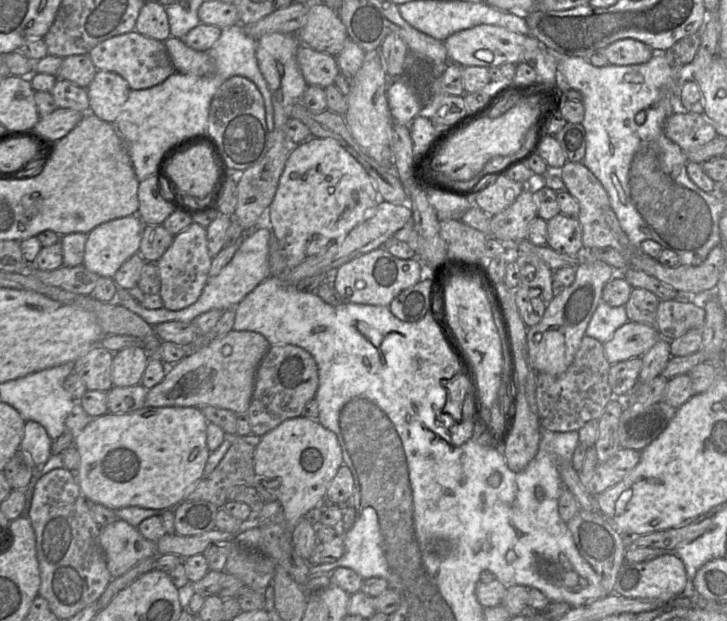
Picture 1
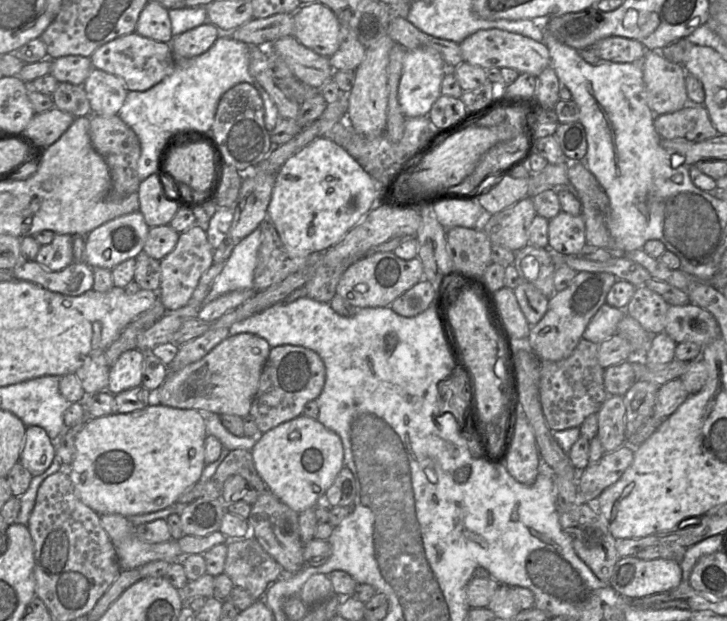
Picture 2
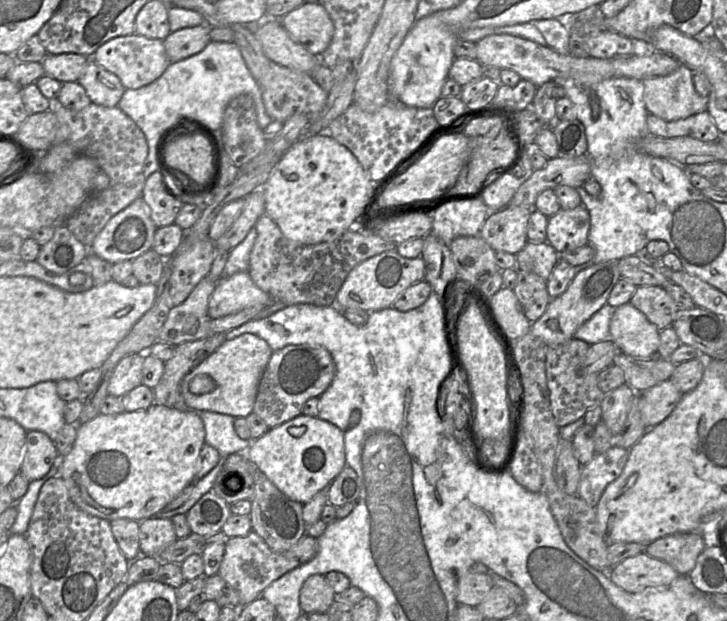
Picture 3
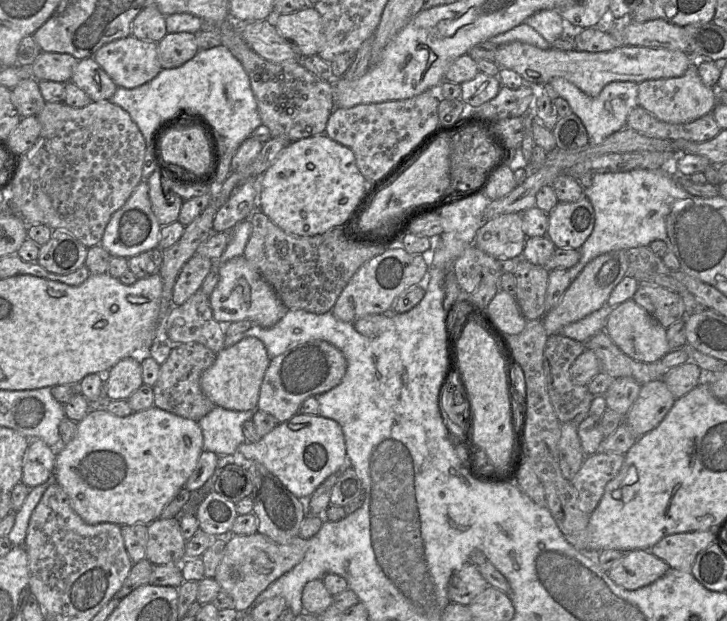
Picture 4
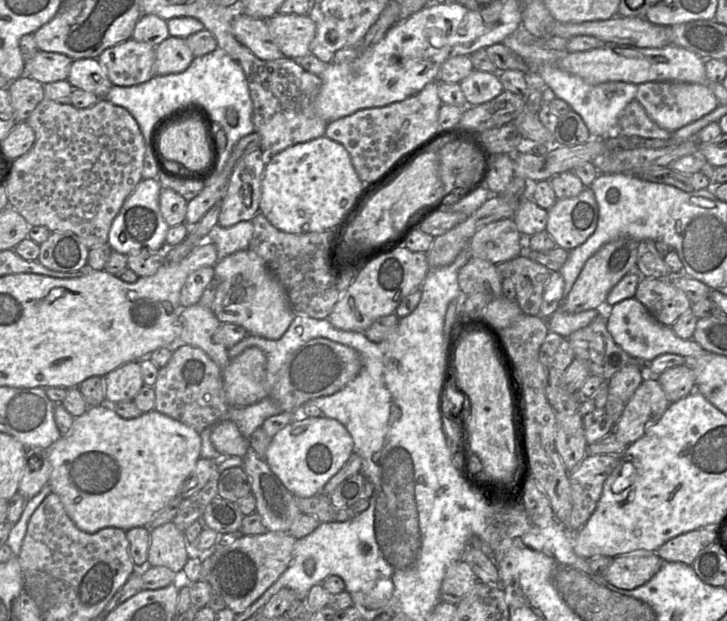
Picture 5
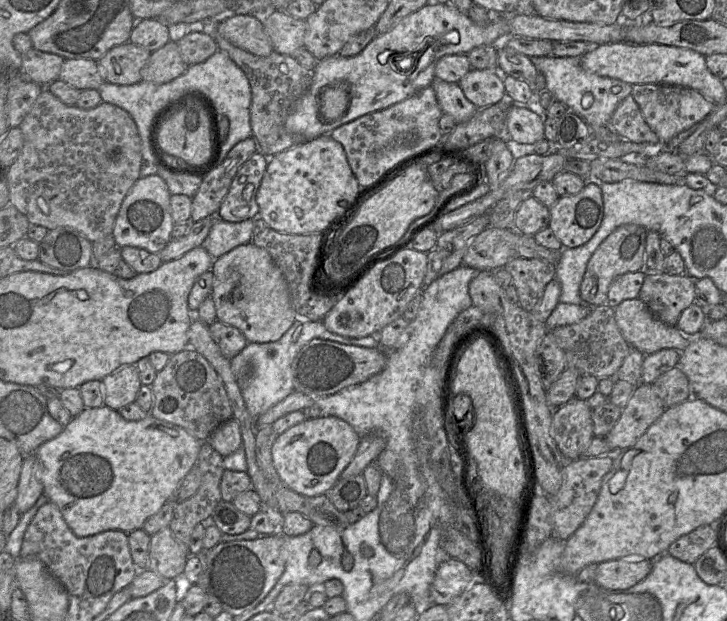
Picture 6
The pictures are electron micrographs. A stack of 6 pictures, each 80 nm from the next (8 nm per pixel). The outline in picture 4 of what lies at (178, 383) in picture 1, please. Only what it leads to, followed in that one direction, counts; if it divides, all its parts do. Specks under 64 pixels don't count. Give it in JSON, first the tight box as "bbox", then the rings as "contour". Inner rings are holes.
{"bbox":[201,337,270,411],"contour":[[[246,337],[217,353],[213,365],[206,369],[201,376],[201,389],[215,406],[234,411],[255,411],[258,405],[260,386],[270,360],[261,340],[255,337]]]}

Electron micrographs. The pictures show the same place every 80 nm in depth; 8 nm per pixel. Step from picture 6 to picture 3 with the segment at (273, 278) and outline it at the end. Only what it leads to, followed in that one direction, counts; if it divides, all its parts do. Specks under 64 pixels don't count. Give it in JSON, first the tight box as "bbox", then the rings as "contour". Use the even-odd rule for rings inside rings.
{"bbox":[208,271,273,318],"contour":[[[246,271],[221,277],[208,303],[208,316],[221,318],[253,306],[267,306],[273,299],[255,285]]]}

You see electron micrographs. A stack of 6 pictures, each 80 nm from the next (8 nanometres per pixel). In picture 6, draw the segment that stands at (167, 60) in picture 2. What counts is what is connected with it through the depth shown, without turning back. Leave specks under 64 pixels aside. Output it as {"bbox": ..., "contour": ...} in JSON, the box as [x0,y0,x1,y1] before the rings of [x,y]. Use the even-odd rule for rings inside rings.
{"bbox":[97,41,151,85],"contour":[[[129,41],[112,47],[97,62],[105,82],[132,85],[142,80],[141,70],[151,52]]]}

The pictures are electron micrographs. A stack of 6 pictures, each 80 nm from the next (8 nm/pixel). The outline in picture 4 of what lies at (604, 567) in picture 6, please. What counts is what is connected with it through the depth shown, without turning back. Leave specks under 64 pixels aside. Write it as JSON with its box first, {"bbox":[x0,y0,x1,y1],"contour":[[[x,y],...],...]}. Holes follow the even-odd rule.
{"bbox":[609,549,670,590],"contour":[[[648,549],[627,552],[609,571],[610,579],[627,590],[647,586],[662,577],[670,566]]]}

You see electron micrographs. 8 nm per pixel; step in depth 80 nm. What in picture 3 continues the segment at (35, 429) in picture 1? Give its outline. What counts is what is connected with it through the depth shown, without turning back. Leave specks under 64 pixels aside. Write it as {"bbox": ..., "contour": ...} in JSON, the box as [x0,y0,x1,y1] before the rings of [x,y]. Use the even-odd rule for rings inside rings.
{"bbox":[20,431,59,480],"contour":[[[28,431],[26,447],[20,472],[29,480],[44,477],[53,463],[58,462],[59,455],[55,442],[41,431]]]}

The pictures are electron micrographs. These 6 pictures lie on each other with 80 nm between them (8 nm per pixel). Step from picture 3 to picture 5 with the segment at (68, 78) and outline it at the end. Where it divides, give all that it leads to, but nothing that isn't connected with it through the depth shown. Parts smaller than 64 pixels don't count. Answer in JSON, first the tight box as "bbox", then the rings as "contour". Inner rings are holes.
{"bbox":[25,50,72,84],"contour":[[[38,50],[25,62],[26,75],[42,84],[66,80],[72,61],[62,53]]]}

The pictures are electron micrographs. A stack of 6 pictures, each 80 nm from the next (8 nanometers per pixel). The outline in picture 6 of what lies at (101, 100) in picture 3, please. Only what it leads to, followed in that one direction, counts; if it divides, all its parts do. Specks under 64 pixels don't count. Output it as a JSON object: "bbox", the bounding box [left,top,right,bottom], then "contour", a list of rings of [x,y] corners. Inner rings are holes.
{"bbox":[59,59,104,90],"contour":[[[92,59],[64,60],[59,80],[78,90],[97,90],[104,82],[98,62]]]}

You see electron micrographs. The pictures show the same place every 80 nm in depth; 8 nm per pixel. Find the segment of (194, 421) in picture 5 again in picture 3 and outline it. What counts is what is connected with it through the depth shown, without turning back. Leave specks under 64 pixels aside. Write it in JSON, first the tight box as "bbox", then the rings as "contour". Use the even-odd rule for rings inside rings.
{"bbox":[153,333,225,411],"contour":[[[218,333],[176,346],[172,358],[165,362],[164,372],[159,383],[153,388],[154,403],[182,411],[190,410],[187,408],[181,392],[183,378],[225,341],[225,334]]]}

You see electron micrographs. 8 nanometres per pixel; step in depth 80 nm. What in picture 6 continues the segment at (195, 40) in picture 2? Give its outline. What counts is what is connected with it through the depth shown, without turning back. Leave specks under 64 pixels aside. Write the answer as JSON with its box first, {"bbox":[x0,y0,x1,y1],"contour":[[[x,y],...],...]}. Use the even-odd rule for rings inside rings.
{"bbox":[141,40,187,83],"contour":[[[170,40],[163,47],[151,52],[146,65],[141,70],[141,81],[167,83],[182,75],[187,68],[177,42]]]}

